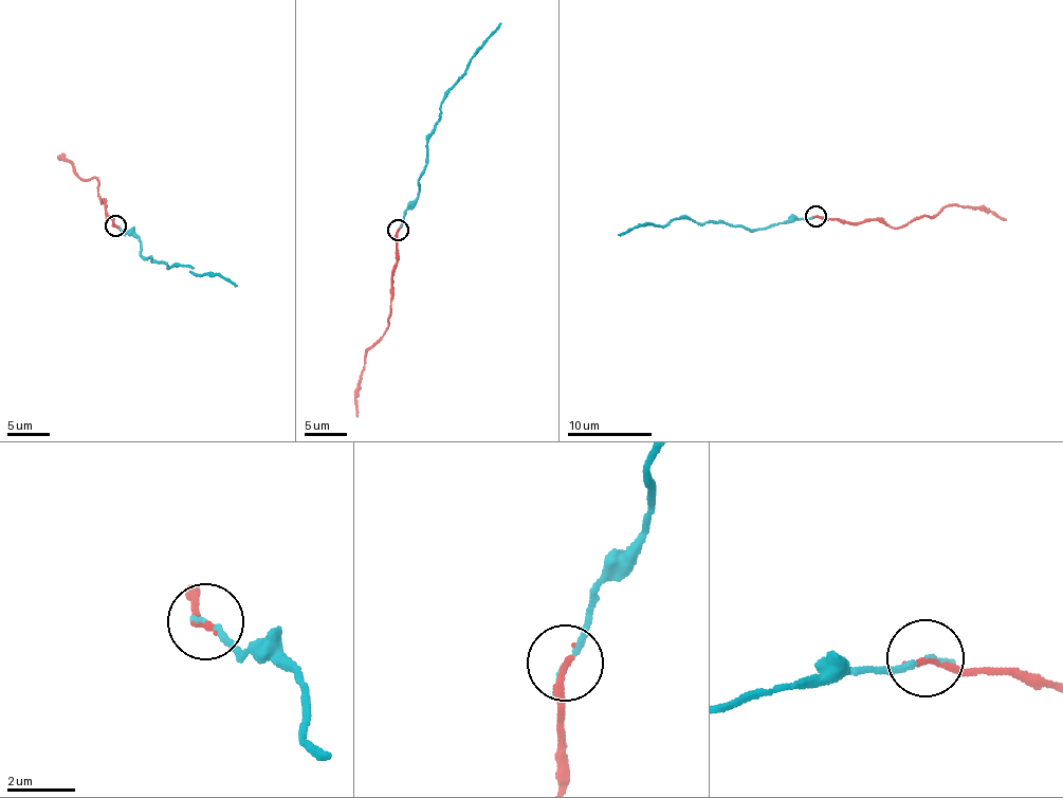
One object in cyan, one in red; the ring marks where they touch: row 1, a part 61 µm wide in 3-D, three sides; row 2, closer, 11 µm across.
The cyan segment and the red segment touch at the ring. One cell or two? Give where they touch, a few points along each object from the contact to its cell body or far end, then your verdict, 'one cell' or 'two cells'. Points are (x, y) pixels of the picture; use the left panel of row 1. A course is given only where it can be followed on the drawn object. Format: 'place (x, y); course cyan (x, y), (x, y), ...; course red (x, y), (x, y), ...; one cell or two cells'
place (115, 225); course cyan (116, 225), (138, 237), (142, 258), (151, 257), (169, 267), (187, 266), (200, 277), (218, 275), (236, 286); course red (116, 225), (112, 216), (107, 217), (105, 199), (101, 203), (96, 177), (85, 179), (65, 153), (58, 157); two cells

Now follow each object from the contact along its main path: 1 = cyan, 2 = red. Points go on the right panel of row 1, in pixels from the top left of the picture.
1: (816, 216), (754, 230), (726, 223), (675, 219), (654, 225), (639, 224), (619, 235)
2: (816, 216), (881, 219), (904, 227), (935, 217), (945, 205), (959, 205), (983, 206), (1005, 219)

